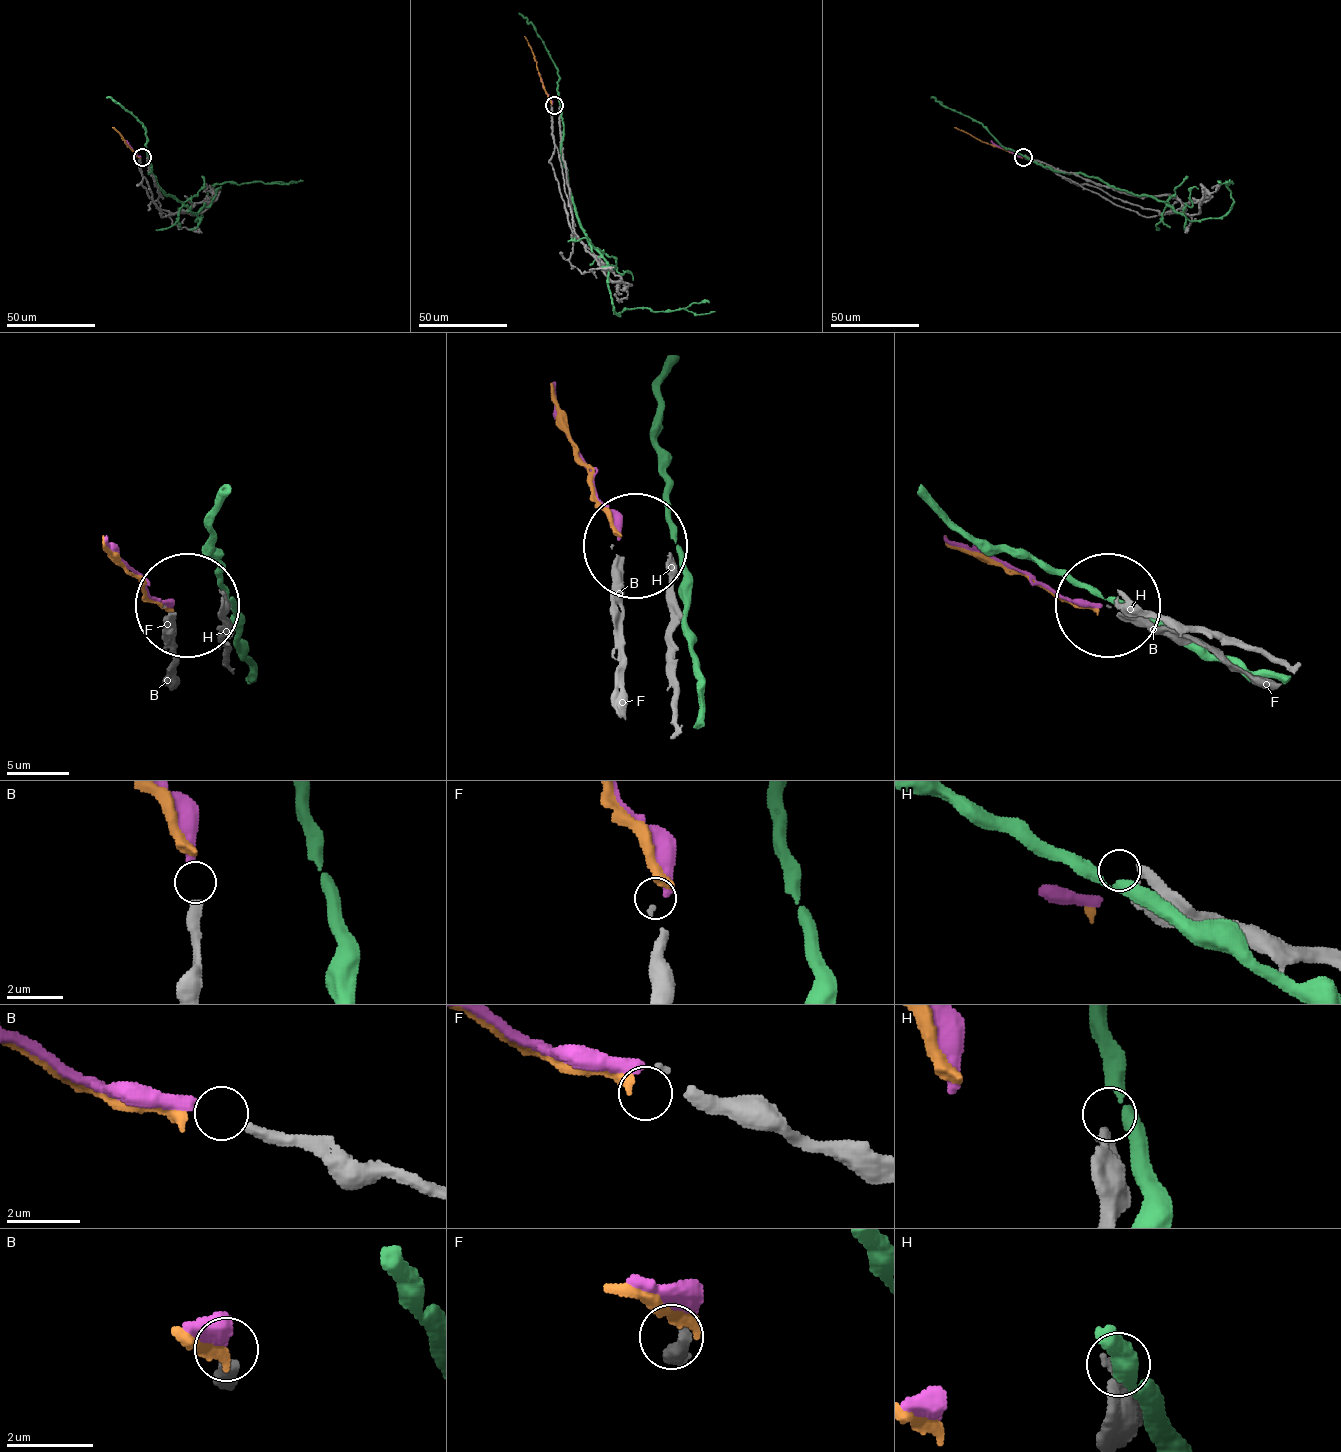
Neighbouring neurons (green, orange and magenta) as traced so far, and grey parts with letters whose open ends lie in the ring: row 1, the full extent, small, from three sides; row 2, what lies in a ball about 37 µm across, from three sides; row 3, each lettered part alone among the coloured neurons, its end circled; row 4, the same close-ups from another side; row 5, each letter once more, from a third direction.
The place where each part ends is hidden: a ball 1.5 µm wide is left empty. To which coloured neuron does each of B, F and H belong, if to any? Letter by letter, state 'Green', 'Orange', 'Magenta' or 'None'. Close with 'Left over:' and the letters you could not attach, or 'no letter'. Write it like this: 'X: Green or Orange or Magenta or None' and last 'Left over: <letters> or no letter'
B: Magenta
F: Orange
H: None
Left over: H

